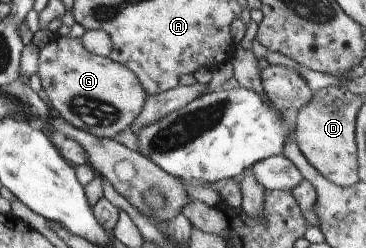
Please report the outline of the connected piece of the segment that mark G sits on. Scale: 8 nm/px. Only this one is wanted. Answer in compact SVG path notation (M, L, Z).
M51 36L42 48L38 48L35 74L40 79L41 89L47 96L51 112L62 117L73 127L85 130L98 138L116 137L116 134L124 130L138 116L147 97L138 79L130 70L108 57L99 57L88 52L77 37Z

